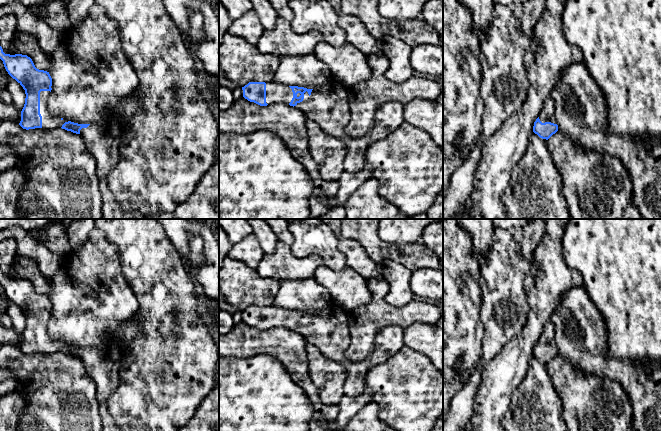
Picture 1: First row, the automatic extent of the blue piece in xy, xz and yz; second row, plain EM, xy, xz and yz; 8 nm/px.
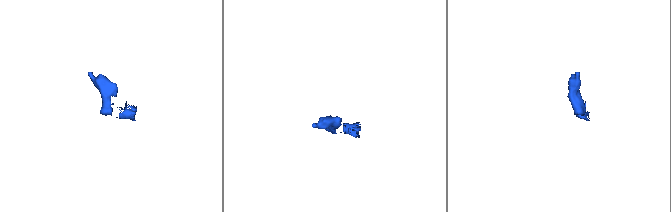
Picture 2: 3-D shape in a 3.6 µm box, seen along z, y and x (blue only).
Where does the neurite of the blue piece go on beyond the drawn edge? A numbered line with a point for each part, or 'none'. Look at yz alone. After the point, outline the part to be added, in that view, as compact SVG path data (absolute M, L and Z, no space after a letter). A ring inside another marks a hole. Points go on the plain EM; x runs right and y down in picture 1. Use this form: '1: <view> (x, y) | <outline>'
1: yz (547, 338) | M547 322L544 325L544 330L539 339L539 343L542 347L551 346L556 348L556 342L554 339L554 325L551 322Z

